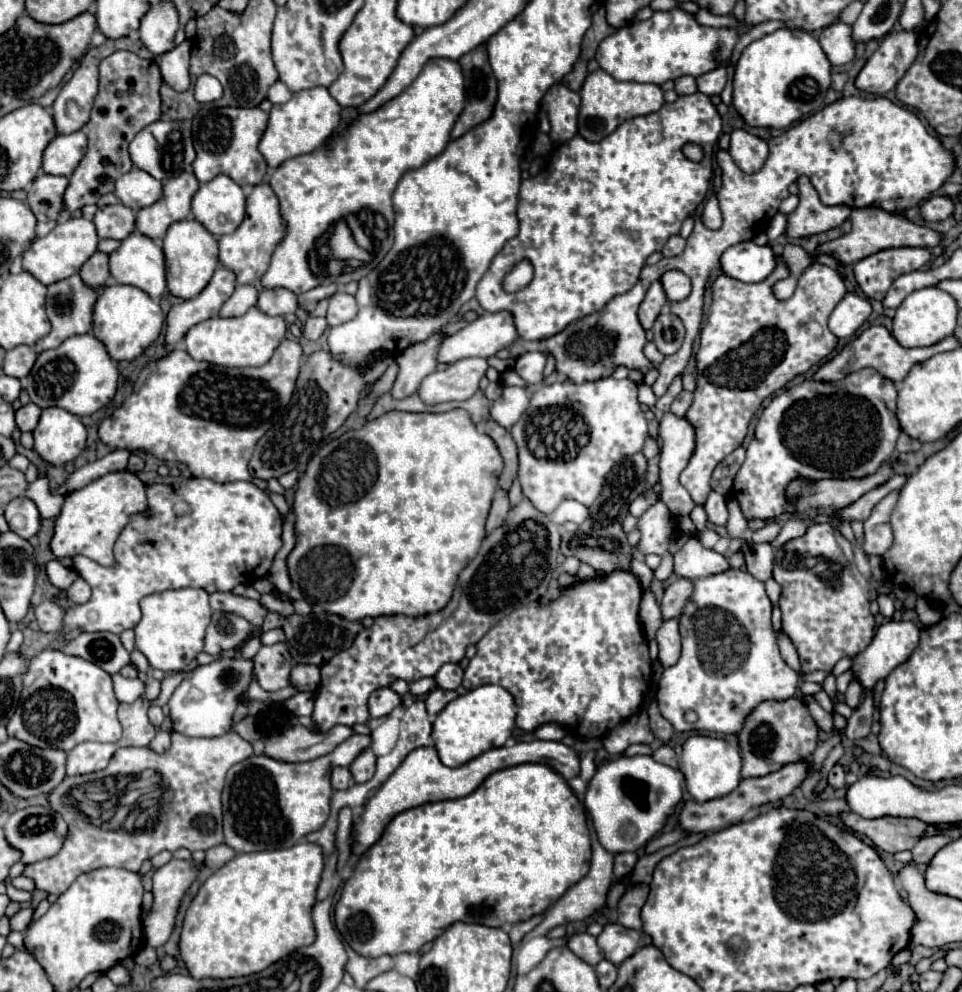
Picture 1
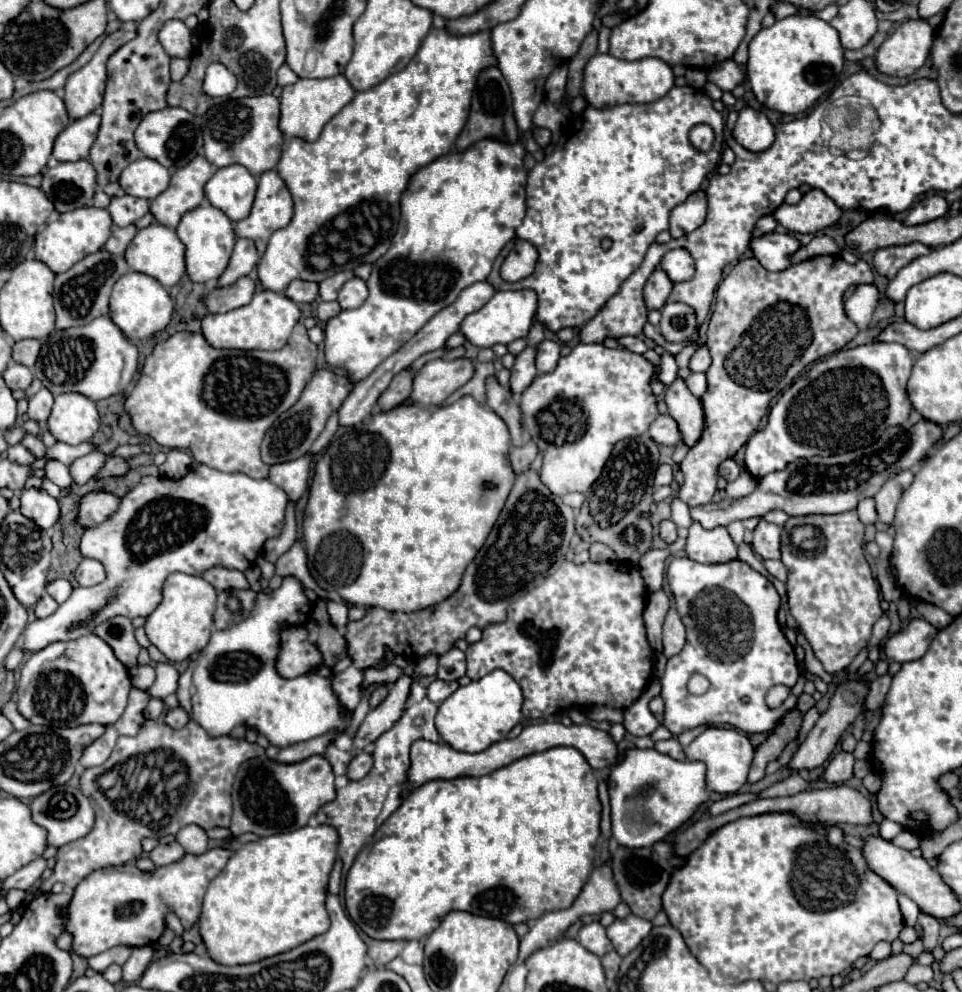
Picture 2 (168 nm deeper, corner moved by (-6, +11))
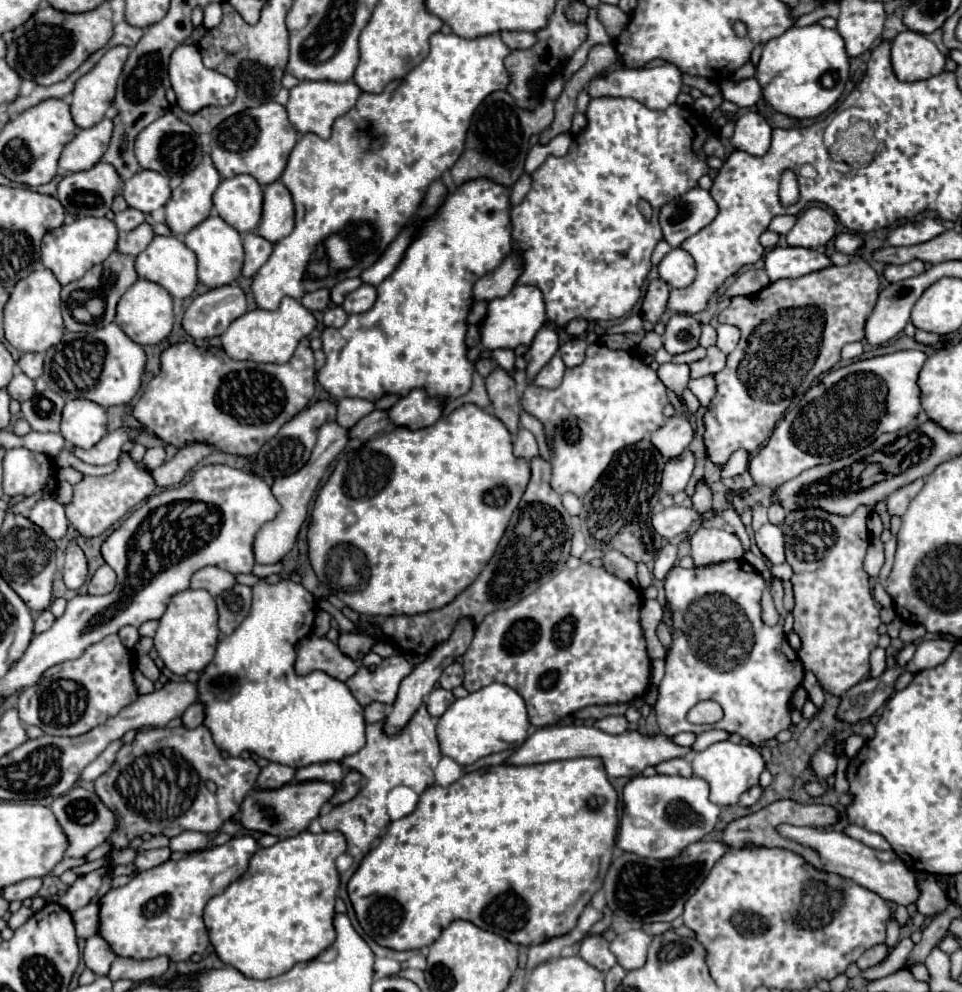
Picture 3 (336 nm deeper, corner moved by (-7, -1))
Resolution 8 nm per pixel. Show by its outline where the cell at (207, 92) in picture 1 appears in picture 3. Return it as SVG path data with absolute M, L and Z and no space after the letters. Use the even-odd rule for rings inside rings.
M182 44L172 52L168 72L170 72L172 90L176 92L178 106L186 114L194 114L206 106L228 106L236 98L236 84L228 76L222 76L220 72L206 68L202 64L202 56L198 48L192 44Z

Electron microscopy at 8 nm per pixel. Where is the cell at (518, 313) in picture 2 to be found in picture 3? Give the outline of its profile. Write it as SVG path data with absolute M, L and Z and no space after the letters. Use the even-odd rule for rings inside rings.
M518 284L512 288L512 292L504 298L494 298L488 306L486 320L482 324L482 346L488 350L498 348L516 348L520 344L532 344L536 332L546 322L546 308L540 288Z

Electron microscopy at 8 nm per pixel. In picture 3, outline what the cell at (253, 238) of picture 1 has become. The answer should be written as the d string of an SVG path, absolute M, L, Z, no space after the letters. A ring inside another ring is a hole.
M272 182L264 190L264 212L258 234L270 242L286 238L294 228L294 204L290 190L280 182Z

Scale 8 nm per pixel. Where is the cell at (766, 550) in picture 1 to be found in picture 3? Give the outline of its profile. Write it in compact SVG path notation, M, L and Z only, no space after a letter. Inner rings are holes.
M764 524L756 532L756 544L762 550L762 554L772 562L772 564L782 564L784 558L784 536L780 526L776 524Z

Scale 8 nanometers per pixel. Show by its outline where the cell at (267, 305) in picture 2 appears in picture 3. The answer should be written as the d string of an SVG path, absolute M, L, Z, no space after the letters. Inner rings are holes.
M284 298L280 302L280 308L274 312L268 310L252 310L234 320L228 330L222 334L222 346L226 354L232 360L252 360L252 362L272 362L272 364L284 364L294 354L298 342L308 336L316 328L314 314L304 308L294 298Z

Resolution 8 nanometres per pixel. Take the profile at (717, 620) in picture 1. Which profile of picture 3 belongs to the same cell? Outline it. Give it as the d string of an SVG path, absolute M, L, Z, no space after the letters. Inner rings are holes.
M744 558L740 560L726 560L718 564L698 566L692 570L684 570L682 566L674 566L666 580L666 600L672 608L672 644L666 650L666 674L658 686L658 700L654 704L654 714L658 720L658 726L662 734L670 736L670 732L694 732L702 734L712 728L722 728L728 732L736 732L742 738L750 740L754 746L764 744L764 740L774 738L778 732L786 730L790 726L790 698L794 690L802 684L804 678L804 666L798 658L798 654L792 650L792 646L786 640L786 634L782 630L786 610L782 604L782 582L778 578L772 578L770 594L774 598L776 610L780 614L780 620L776 626L766 626L762 622L762 594L768 588L766 578ZM700 700L714 700L724 708L724 718L716 724L690 724L686 720L686 714L692 706L696 706Z

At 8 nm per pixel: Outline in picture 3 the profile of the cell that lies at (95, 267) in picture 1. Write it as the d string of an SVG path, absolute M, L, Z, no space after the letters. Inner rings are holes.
M142 222L138 228L130 230L130 232L120 232L118 238L118 250L130 256L138 256L154 238L152 226L148 222Z

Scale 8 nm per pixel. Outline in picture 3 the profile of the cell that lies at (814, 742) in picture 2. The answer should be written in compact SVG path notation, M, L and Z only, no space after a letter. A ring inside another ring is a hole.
M894 664L878 678L866 678L850 688L838 708L838 718L844 722L858 722L868 720L894 692L894 684L898 676L904 672L904 666Z

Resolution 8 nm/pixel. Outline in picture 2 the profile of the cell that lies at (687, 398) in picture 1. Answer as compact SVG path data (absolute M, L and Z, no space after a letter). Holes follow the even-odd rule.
M691 374L687 380L687 388L693 396L701 398L701 394L707 390L707 382L705 382L705 374Z

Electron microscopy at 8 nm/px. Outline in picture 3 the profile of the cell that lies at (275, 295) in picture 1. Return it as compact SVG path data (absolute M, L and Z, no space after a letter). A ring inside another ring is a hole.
M322 288L322 290L310 292L310 294L306 294L300 302L302 302L308 310L326 310L328 304L330 304L330 290Z

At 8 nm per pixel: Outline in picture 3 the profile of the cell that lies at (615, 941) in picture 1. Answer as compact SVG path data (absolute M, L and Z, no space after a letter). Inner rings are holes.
M628 930L614 938L610 944L612 954L618 958L618 964L626 970L636 970L646 964L646 952L652 938L642 930Z

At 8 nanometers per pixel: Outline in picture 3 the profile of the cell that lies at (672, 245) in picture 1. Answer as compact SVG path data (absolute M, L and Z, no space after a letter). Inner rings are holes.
M690 188L690 192L666 202L660 208L660 226L664 240L676 248L692 234L708 226L718 214L718 206L708 190Z

